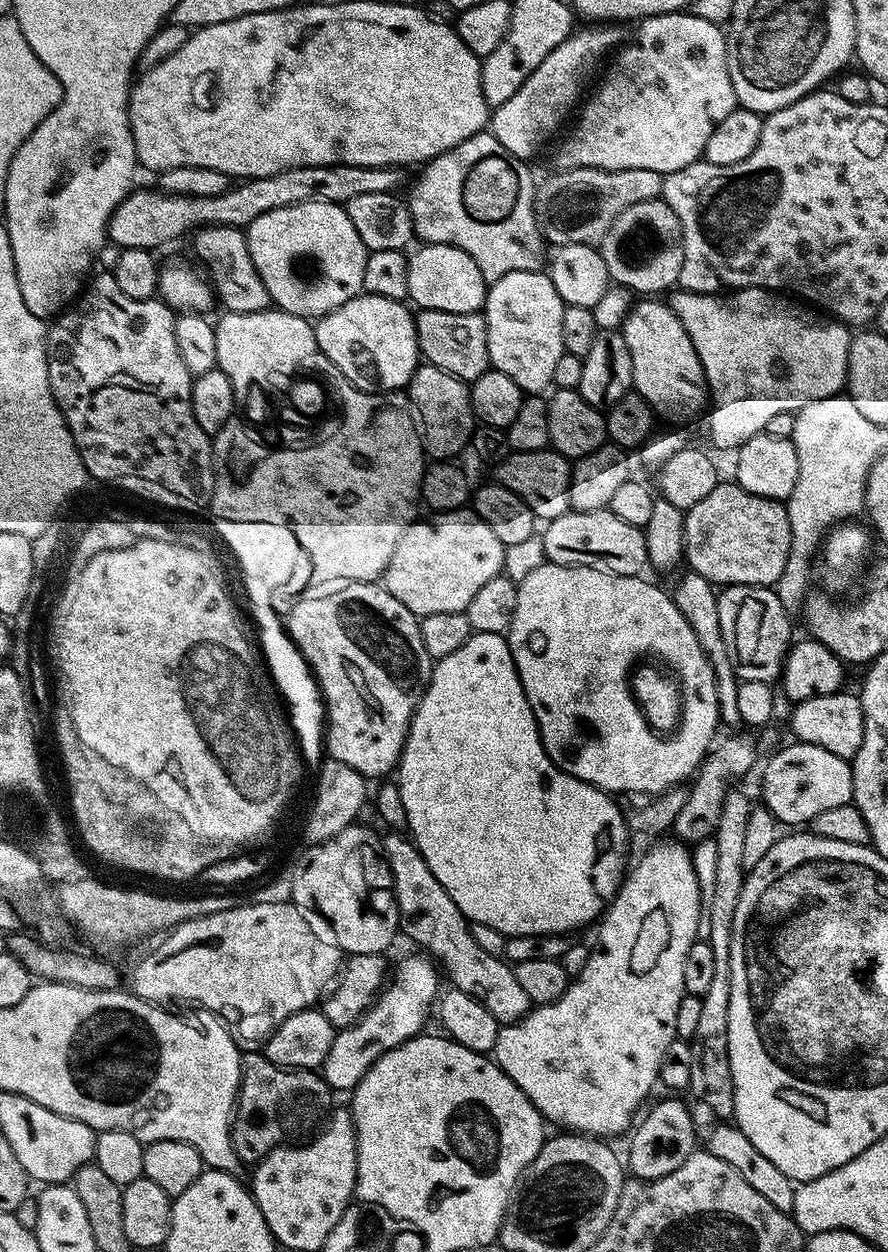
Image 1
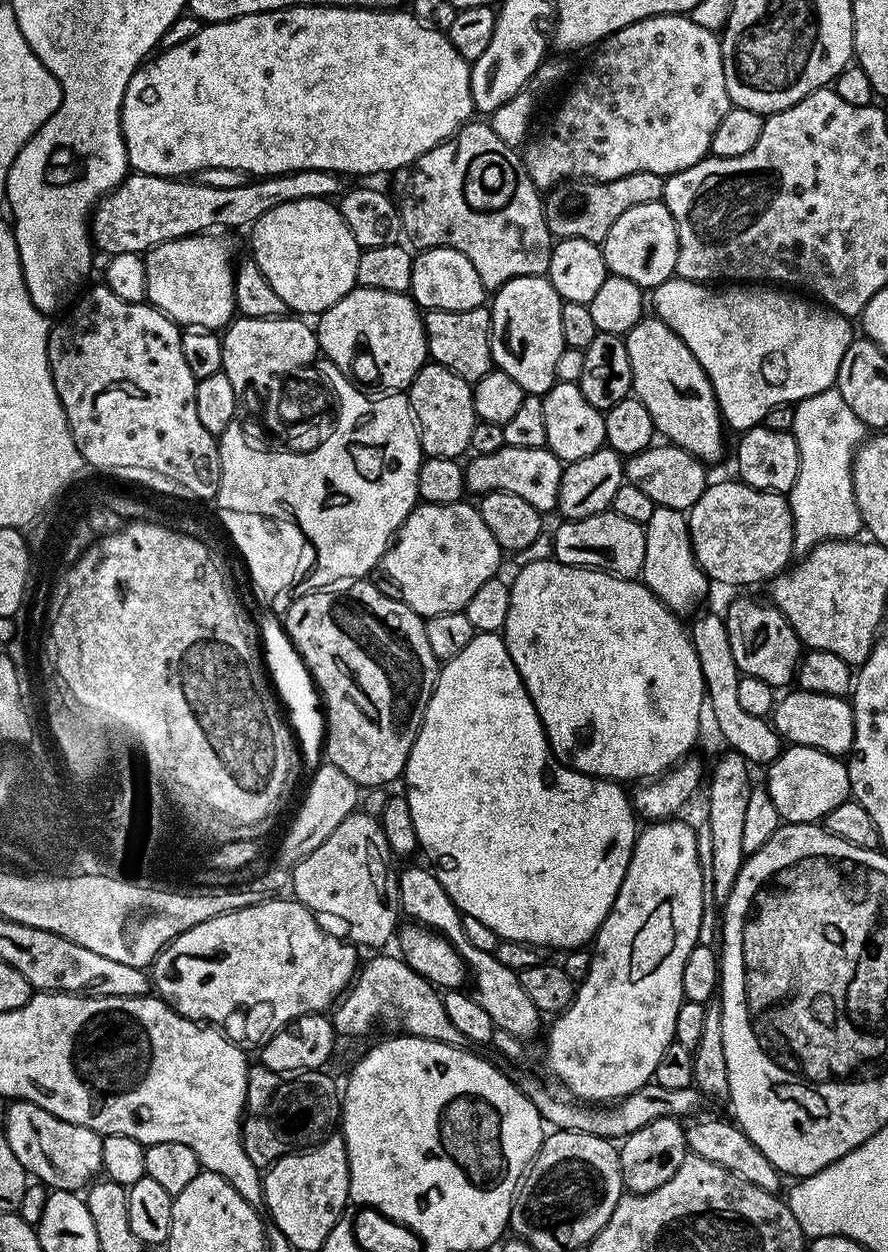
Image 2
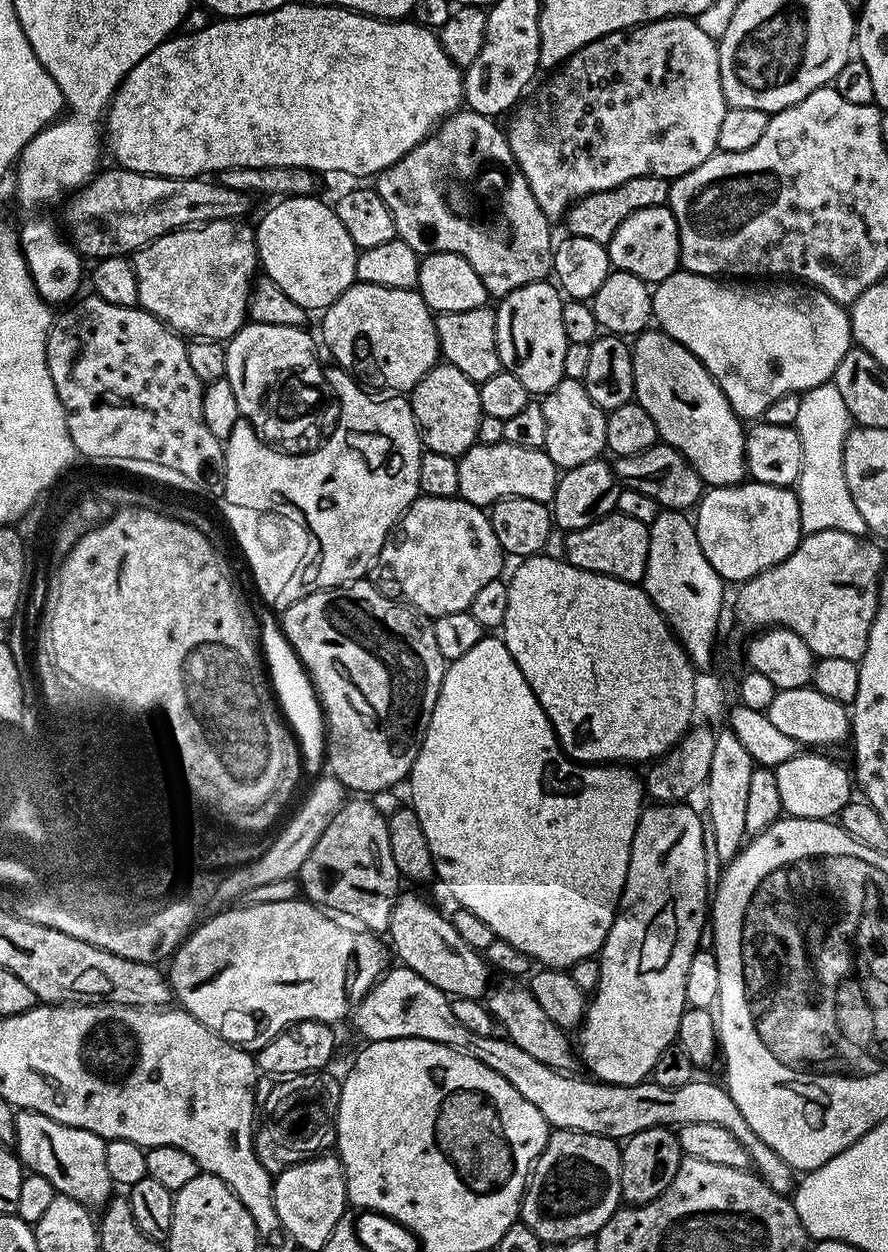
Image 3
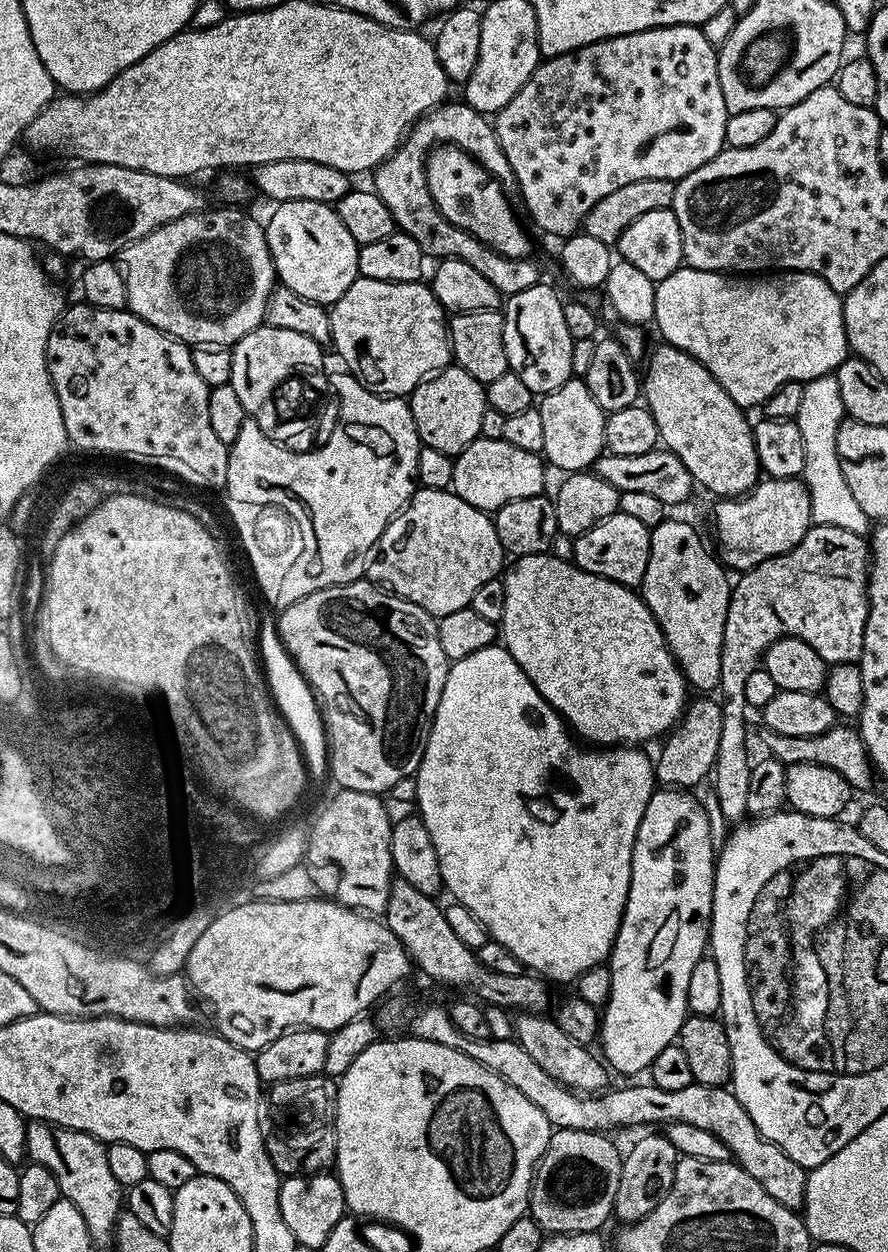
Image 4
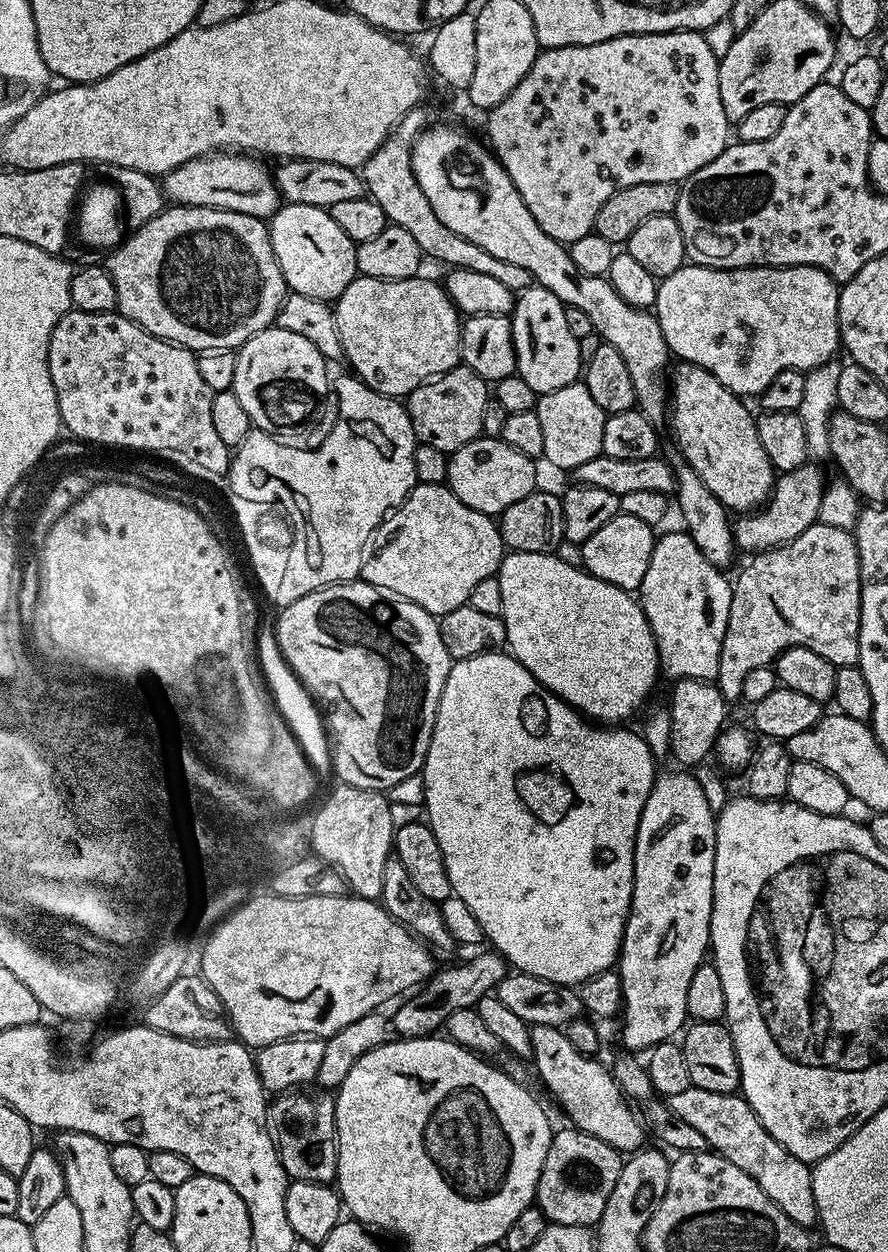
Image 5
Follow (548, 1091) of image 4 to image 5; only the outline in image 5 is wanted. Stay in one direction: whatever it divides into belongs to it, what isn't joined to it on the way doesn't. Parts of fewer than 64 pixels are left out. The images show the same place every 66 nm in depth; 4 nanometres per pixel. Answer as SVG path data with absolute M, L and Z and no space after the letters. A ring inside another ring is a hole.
M687 1088L682 1094L667 1097L666 1103L682 1122L694 1126L702 1138L706 1138L708 1148L717 1152L722 1158L734 1162L738 1170L750 1174L758 1186L798 1226L811 1229L817 1223L816 1203L814 1202L814 1186L812 1185L812 1168L809 1161L794 1158L782 1142L778 1142L762 1126L758 1114L744 1101L743 1095L736 1092L714 1094L714 1090Z

